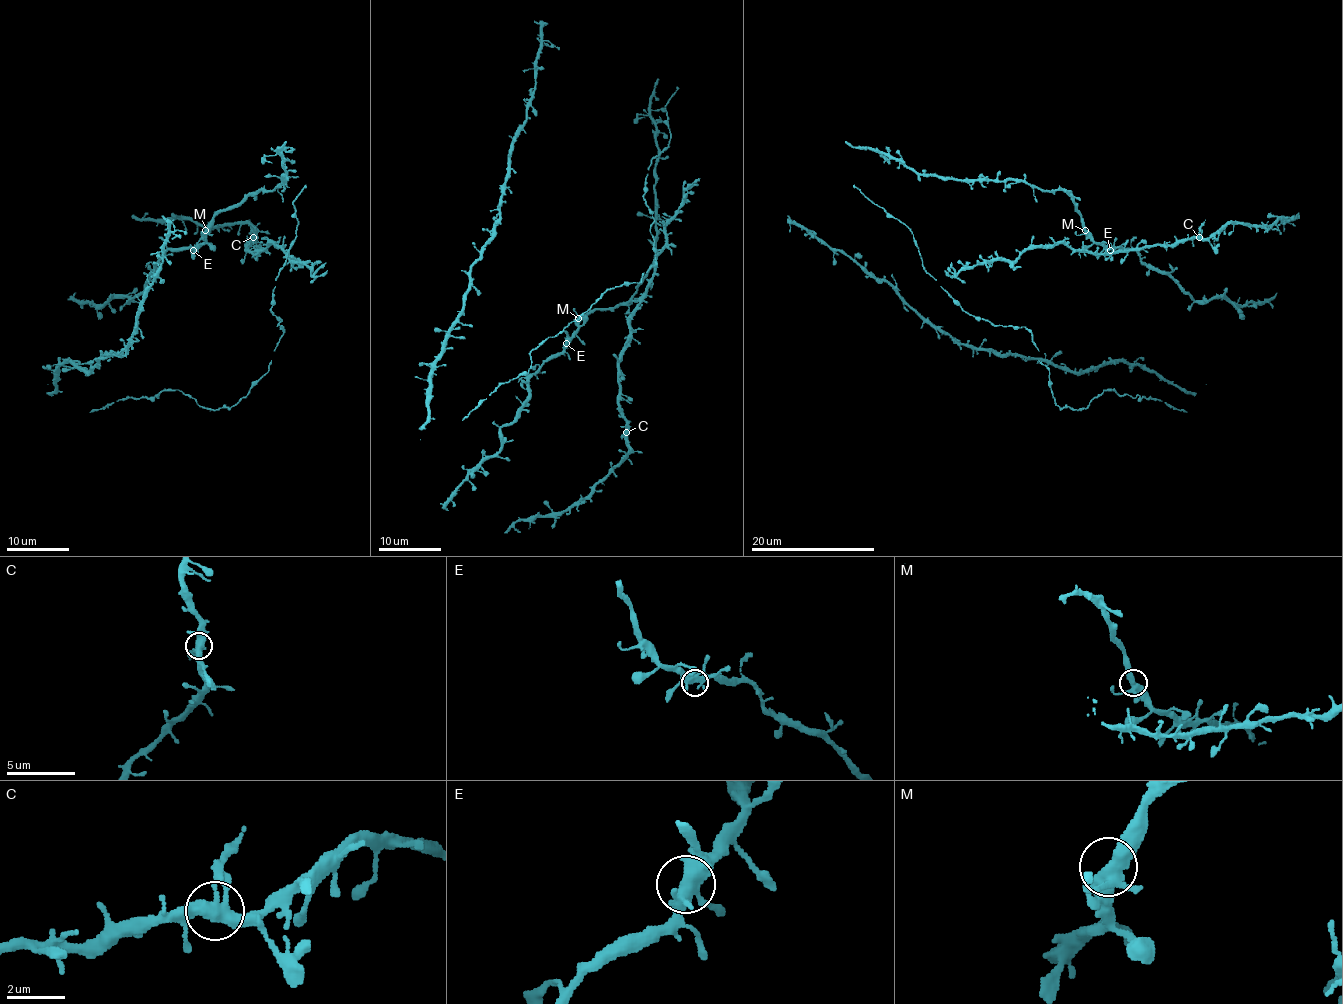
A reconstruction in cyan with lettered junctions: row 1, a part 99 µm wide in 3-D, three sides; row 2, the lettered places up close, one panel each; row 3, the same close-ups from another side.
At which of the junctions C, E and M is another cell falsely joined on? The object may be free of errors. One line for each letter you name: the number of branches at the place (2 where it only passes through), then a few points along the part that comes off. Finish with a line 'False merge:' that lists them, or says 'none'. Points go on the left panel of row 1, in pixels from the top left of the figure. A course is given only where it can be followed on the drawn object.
False merge: none

